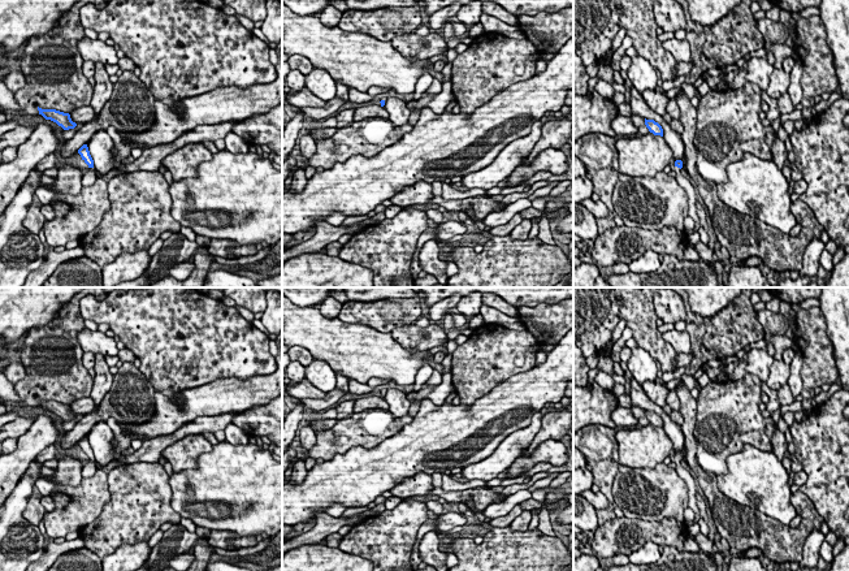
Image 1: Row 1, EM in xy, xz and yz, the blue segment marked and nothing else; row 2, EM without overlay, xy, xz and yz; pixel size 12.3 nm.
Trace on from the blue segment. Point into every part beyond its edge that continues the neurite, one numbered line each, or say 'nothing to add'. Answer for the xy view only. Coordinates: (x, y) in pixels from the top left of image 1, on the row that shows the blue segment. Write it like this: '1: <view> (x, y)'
1: xy (89, 178)

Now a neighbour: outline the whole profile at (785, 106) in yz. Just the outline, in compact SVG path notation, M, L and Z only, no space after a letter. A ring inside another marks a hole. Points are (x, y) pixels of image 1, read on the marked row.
M785 92L777 98L777 105L779 105L781 114L790 113L796 109L788 92Z

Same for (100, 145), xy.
M99 130L90 138L87 143L90 155L94 160L94 168L101 177L105 176L113 166L113 139L109 137L107 130Z

